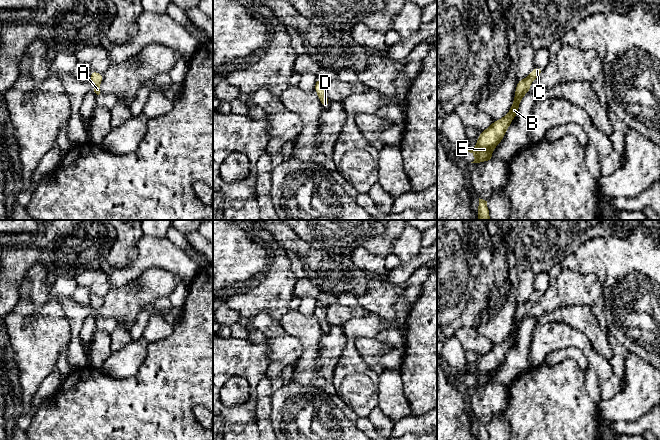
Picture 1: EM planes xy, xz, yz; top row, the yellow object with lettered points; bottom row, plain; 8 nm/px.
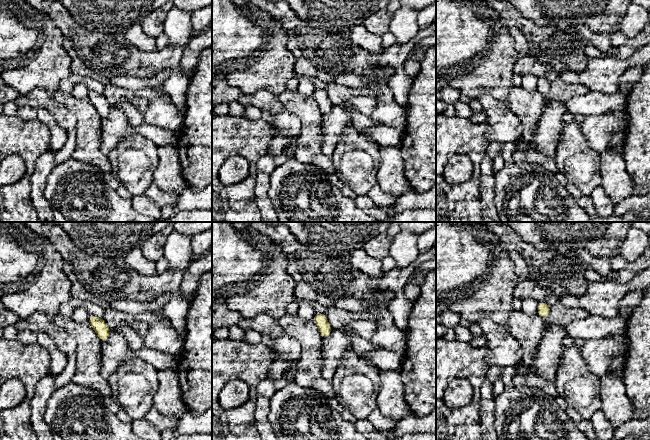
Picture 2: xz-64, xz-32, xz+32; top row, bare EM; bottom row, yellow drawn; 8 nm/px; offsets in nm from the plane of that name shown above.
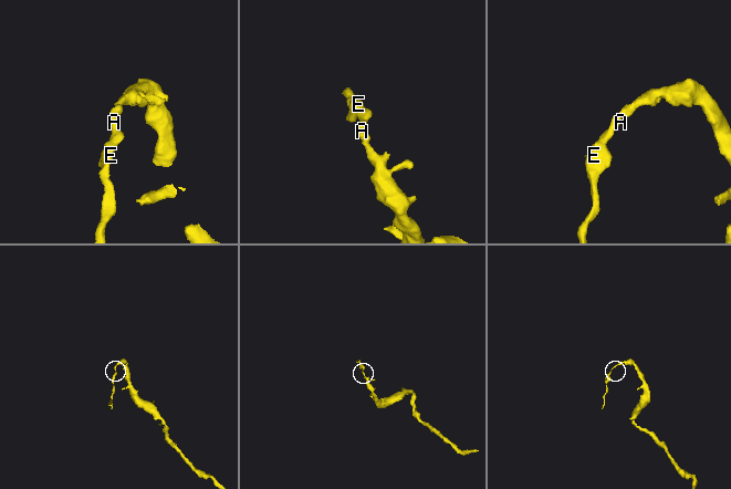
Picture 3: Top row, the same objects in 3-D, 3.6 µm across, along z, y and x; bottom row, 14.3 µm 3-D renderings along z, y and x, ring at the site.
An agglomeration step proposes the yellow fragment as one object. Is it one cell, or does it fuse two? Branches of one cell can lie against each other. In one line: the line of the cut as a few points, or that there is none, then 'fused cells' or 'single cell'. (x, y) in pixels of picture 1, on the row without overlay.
no cut; single cell

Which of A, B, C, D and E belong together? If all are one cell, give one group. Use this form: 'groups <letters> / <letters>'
groups A B C D E

